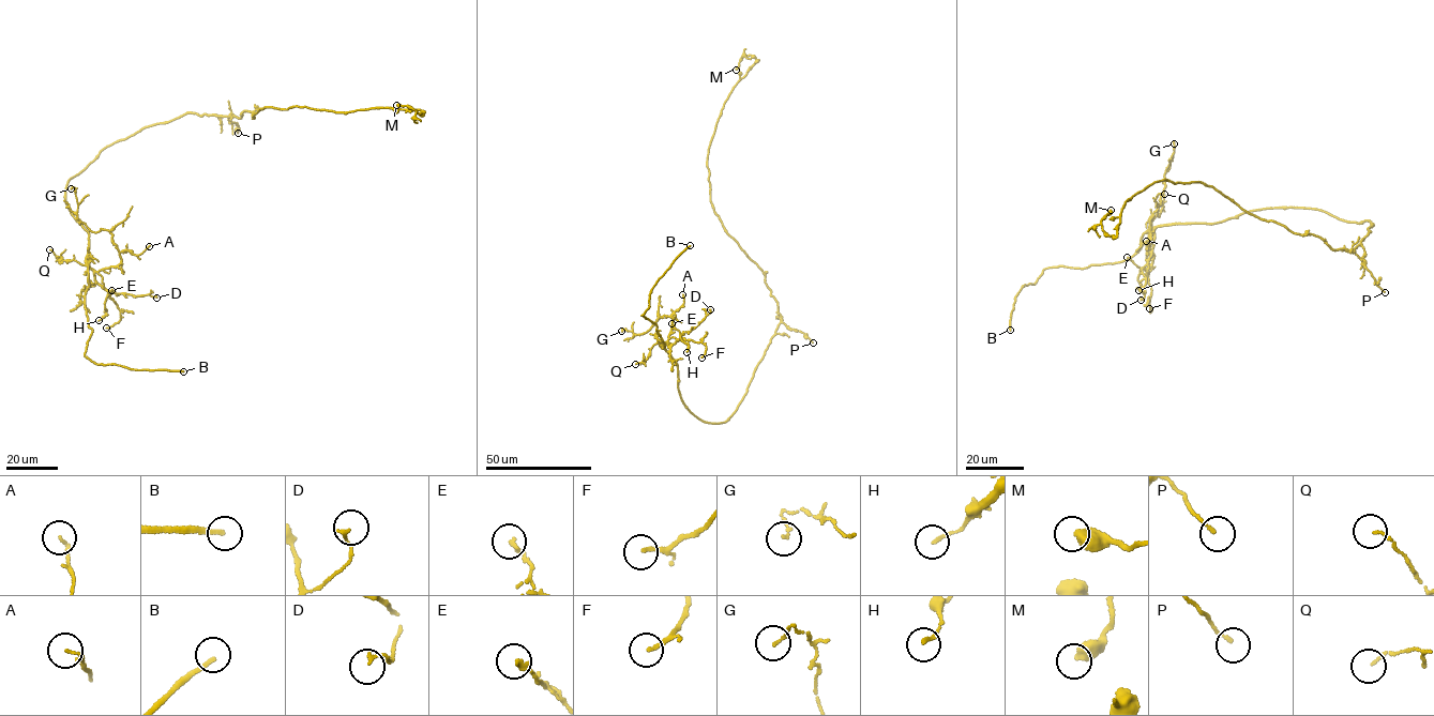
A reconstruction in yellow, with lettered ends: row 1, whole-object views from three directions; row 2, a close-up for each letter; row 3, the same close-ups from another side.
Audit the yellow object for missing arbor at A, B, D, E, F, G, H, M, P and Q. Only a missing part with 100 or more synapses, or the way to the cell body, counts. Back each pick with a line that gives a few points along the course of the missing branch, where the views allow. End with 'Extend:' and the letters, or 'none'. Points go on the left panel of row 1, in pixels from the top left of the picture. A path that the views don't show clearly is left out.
B: Course of what is missing: (183, 371), (197, 375)
Extend: B

